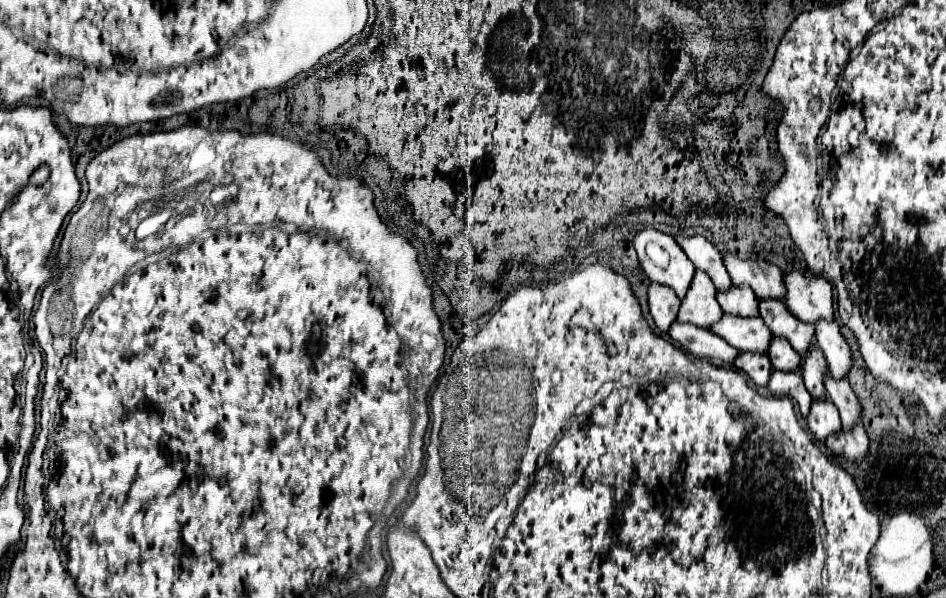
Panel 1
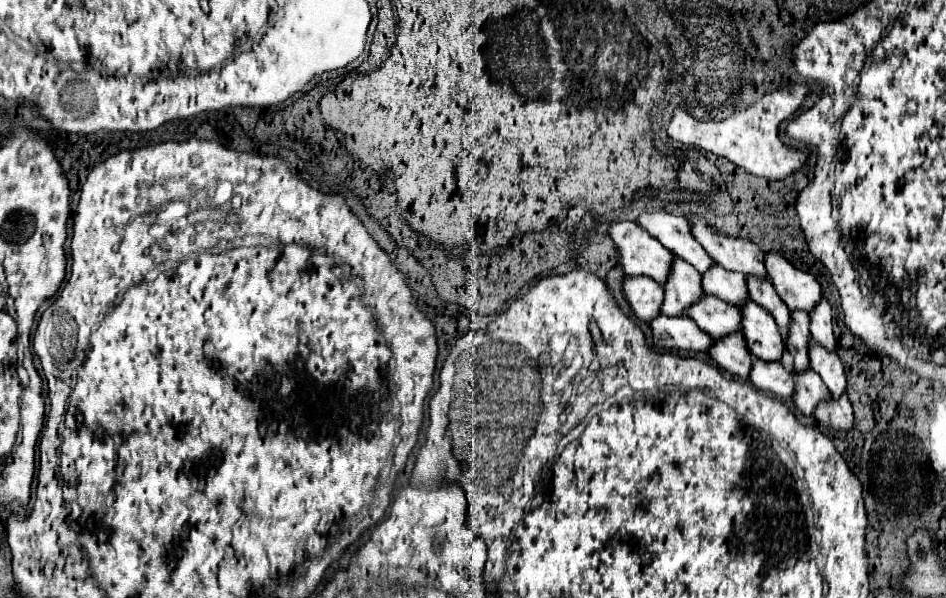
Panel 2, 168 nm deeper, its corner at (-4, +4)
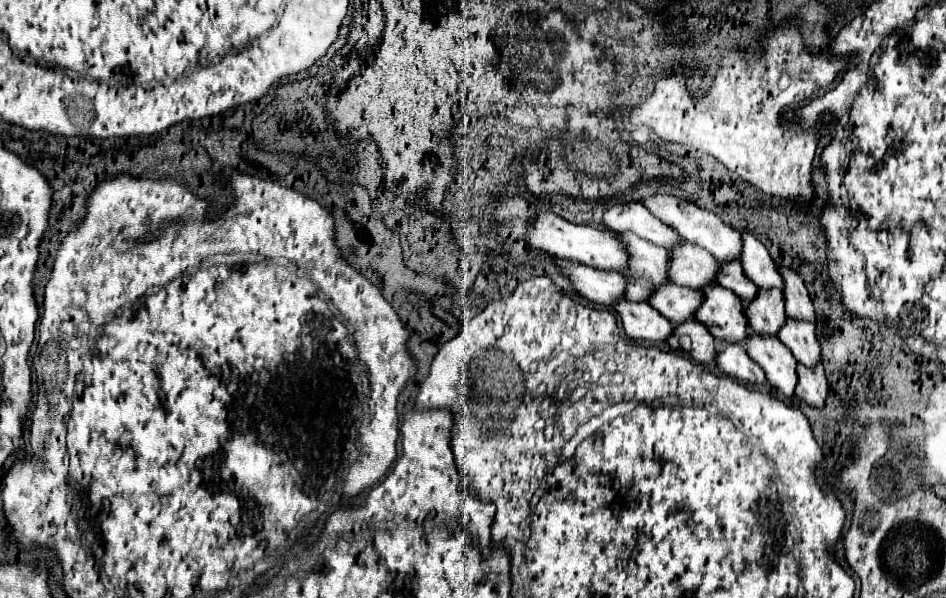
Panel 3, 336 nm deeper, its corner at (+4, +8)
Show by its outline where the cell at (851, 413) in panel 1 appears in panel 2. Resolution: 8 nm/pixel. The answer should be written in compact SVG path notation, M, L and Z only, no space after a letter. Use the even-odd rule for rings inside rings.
M810 341L810 367L822 377L834 399L838 399L846 391L844 367L836 351L830 351L816 341Z

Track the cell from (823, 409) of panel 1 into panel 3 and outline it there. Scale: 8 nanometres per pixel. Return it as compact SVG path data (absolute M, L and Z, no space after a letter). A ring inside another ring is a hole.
M752 333L746 343L748 355L766 371L768 383L782 391L784 397L794 397L798 385L798 361L778 337L766 337Z

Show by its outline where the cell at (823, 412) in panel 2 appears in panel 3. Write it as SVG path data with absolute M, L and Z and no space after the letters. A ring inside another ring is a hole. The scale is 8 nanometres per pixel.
M798 365L796 397L814 409L826 407L828 381L826 381L822 365L818 365L818 369L806 369L804 365Z

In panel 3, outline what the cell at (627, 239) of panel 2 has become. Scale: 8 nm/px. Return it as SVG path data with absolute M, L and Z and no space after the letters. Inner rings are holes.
M540 213L534 217L534 227L526 235L526 243L536 249L544 249L560 259L572 259L578 263L586 263L604 271L620 271L624 273L630 263L630 255L622 245L622 237L616 231L598 229L592 225L576 225L554 213Z

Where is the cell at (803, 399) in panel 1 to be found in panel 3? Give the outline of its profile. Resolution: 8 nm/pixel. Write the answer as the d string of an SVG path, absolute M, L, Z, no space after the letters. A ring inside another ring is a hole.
M722 345L718 351L718 367L740 381L766 383L764 369L750 359L744 345Z

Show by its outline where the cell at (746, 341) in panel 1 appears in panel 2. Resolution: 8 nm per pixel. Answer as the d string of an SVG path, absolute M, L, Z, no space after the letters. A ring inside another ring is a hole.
M704 295L700 301L690 305L684 315L690 317L712 339L724 337L732 331L740 331L740 309L724 303L714 295Z

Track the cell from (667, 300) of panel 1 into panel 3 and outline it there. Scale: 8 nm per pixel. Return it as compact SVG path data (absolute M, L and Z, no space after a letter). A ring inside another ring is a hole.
M556 259L556 263L574 283L576 291L586 299L608 305L608 307L626 299L628 281L624 273L602 271L602 269L594 269L594 267L588 267L576 261L566 261L566 259Z

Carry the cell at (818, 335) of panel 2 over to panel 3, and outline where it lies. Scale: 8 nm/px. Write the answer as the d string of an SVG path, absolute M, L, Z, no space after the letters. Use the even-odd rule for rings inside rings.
M780 267L782 275L786 277L786 315L796 319L796 321L816 321L816 313L814 313L814 305L812 299L808 295L808 289L802 281L800 275L796 275L792 269L788 267Z

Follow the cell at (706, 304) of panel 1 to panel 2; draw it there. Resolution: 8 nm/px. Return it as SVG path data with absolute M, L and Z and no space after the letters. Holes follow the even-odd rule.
M674 259L670 267L670 277L662 285L664 301L660 307L660 315L682 315L686 307L698 301L704 291L700 287L702 275L686 261Z

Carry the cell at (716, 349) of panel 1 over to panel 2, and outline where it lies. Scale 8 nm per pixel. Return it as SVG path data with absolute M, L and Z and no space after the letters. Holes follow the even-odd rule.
M658 315L650 321L652 345L656 349L682 349L682 351L706 351L712 343L704 331L700 331L694 321L686 315L666 317Z

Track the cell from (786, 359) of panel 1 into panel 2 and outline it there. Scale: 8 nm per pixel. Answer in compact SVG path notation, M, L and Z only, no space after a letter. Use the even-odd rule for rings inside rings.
M754 301L740 305L740 313L742 335L750 353L764 361L780 361L786 345L774 317L770 317L770 313L766 313L766 309L762 309L760 305L754 305Z

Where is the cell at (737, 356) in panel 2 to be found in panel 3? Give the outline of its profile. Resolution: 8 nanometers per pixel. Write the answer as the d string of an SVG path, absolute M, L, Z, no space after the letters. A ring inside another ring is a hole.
M686 321L682 325L678 325L672 333L672 337L668 339L670 347L678 353L684 353L686 357L700 361L700 363L716 363L718 357L718 347L716 347L716 339L712 337L712 333L706 329L706 325L702 325L700 321ZM688 335L690 339L690 347L684 349L682 347L682 337Z

